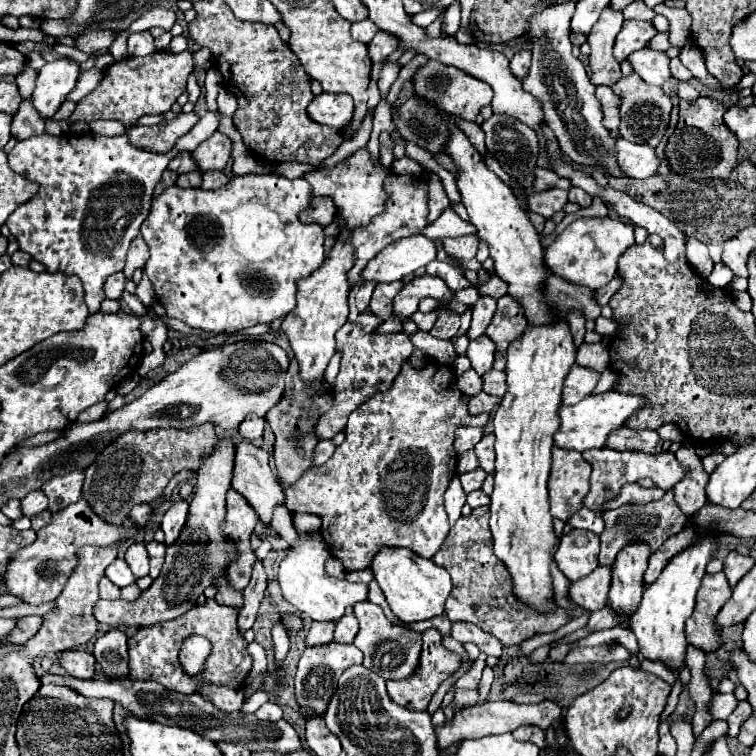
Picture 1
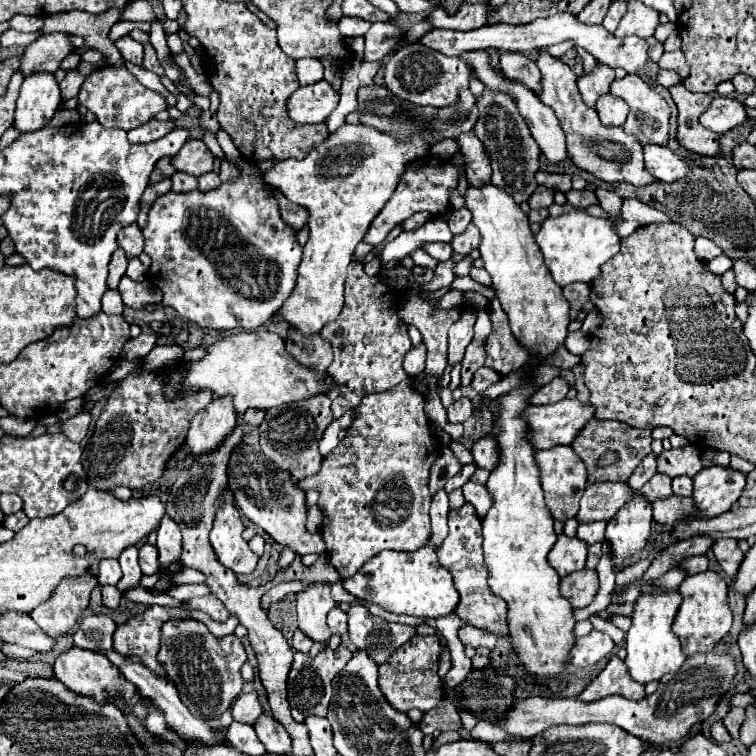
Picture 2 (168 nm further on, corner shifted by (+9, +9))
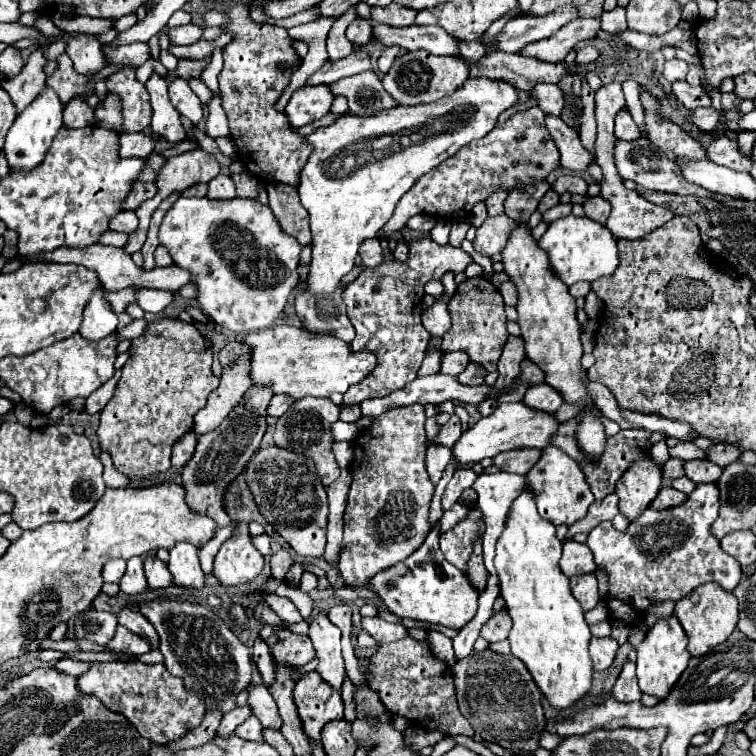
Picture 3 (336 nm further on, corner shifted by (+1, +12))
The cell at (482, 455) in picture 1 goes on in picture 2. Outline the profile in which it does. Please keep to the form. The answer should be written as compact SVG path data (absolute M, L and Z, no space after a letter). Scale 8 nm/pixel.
M488 433L488 435L482 435L474 447L472 447L472 457L474 457L474 463L482 469L488 469L492 471L498 463L498 447L496 447L496 441L494 437Z

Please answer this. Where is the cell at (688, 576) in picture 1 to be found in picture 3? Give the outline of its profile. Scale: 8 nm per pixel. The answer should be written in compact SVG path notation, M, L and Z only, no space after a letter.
M670 616L668 620L658 620L654 624L654 628L646 634L646 640L642 644L638 644L638 648L636 648L638 684L644 694L652 694L658 700L664 700L670 694L670 690L674 688L674 684L682 676L682 672L686 670L688 660L690 660L686 642L688 642L688 638L684 636L684 630L682 630L680 622L676 620L676 616Z

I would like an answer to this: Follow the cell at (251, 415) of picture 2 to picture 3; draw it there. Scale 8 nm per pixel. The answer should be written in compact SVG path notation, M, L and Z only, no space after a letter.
M278 394L278 396L274 396L274 400L272 400L270 406L268 406L268 414L280 418L280 416L284 416L284 414L288 412L288 408L290 408L294 402L296 402L296 400L290 398L290 396L286 396L286 394Z

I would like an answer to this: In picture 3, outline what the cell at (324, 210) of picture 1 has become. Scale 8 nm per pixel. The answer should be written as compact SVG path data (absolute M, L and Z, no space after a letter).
M268 184L266 190L270 198L270 208L280 228L286 234L294 236L302 246L310 246L312 236L310 236L310 226L308 226L308 212L300 204L298 190L284 184Z

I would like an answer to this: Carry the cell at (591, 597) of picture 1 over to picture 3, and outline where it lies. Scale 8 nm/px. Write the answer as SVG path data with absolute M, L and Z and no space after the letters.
M594 574L572 576L570 578L570 588L572 588L572 594L580 602L584 612L592 610L600 600L600 596L598 596L598 580L596 580Z

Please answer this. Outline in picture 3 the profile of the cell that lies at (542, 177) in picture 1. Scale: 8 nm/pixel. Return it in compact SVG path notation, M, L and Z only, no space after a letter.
M560 176L554 182L552 190L558 192L558 194L564 194L564 192L570 192L570 194L586 194L588 184L580 176Z

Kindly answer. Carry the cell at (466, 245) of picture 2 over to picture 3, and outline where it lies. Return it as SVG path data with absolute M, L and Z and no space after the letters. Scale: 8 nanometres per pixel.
M508 216L486 218L486 222L476 230L476 240L474 240L476 252L486 254L486 256L494 256L494 254L502 252L504 246L508 244L510 232L514 228L516 228L516 224Z

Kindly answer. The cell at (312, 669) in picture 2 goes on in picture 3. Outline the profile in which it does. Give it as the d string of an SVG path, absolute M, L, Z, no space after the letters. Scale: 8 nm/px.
M314 672L296 682L294 704L306 736L316 742L320 742L320 732L328 722L344 718L340 692L328 688L328 684L324 684Z

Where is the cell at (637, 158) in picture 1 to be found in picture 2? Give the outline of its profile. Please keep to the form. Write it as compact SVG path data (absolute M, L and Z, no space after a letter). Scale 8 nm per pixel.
M642 145L644 149L644 163L646 163L646 171L660 179L660 181L676 181L680 177L686 175L688 165L676 157L668 147L660 147L660 145Z

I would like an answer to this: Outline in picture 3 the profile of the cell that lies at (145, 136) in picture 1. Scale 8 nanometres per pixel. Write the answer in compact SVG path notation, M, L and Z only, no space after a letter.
M120 134L120 158L146 158L152 154L156 140L138 134Z

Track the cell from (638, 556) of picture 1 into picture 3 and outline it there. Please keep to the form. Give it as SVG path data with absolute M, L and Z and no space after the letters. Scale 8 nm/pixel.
M650 456L636 460L616 482L616 494L620 498L620 512L634 520L650 500L656 498L656 492L662 486L662 466Z

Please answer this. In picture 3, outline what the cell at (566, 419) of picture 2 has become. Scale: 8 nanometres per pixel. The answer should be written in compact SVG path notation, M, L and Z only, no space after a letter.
M522 402L500 404L496 408L496 412L480 418L472 428L468 428L458 438L458 442L452 446L454 464L458 468L462 468L466 464L476 464L476 462L482 462L484 458L494 458L498 452L506 452L506 450L514 450L514 448L540 448L540 450L544 450L548 446L548 438L552 436L552 432L556 432L558 426L560 424L556 422L554 414L536 412Z

